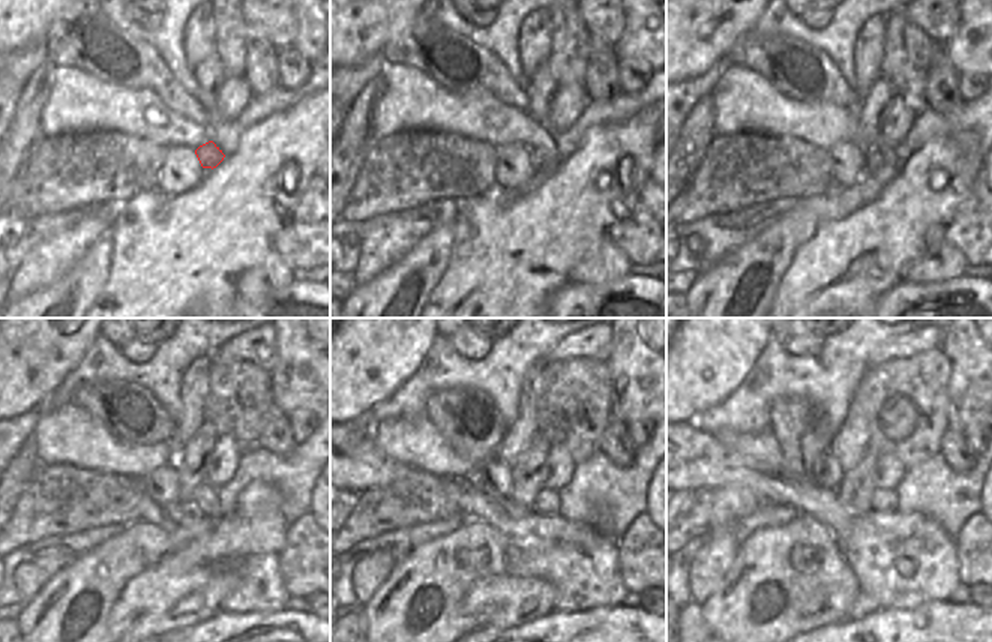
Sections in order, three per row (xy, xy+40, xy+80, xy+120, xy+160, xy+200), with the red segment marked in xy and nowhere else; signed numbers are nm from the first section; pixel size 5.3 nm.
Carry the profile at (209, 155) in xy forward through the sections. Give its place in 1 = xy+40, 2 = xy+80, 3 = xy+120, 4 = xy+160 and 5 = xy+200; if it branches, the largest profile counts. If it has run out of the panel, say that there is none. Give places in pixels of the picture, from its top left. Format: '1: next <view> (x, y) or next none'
1: next xy+40 (541, 158)
2: next xy+80 (874, 158)
3: next xy+120 (206, 500)
4: next xy+160 (547, 500)
5: next xy+200 (883, 500)

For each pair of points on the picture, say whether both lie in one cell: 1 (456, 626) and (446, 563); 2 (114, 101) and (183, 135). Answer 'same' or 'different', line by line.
1: same
2: same

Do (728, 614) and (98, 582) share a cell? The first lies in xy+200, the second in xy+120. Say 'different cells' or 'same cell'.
same cell

